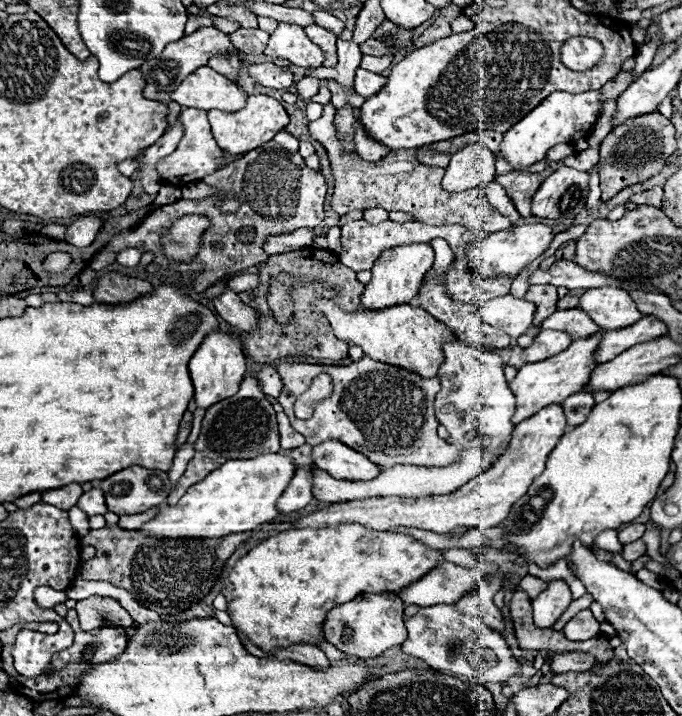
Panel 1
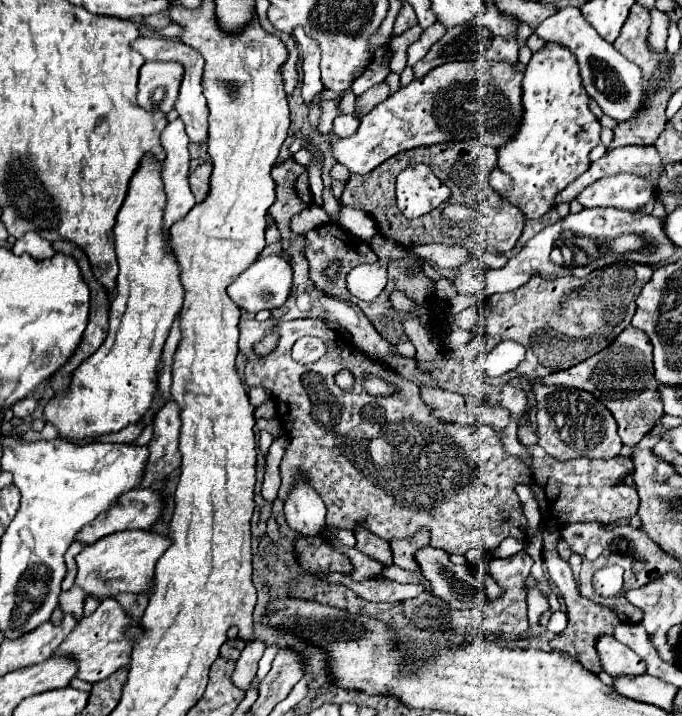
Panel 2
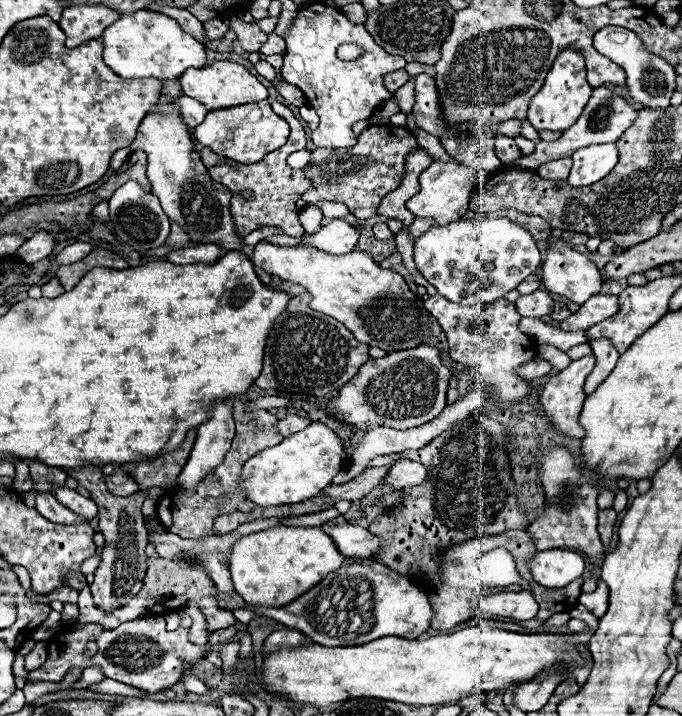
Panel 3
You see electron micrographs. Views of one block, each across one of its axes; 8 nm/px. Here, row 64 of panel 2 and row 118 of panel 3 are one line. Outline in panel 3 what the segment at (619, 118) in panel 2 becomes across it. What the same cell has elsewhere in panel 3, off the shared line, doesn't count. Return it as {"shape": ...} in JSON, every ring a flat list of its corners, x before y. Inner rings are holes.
{"shape":[[602,86,602,88,596,88,582,112,582,116,576,120,574,126,570,126,568,130,562,132,562,136,556,140,556,142,540,142,536,144,536,150,524,158,524,160,512,160,508,164,502,164,500,172,502,170,528,170,528,172,536,172,540,164,544,162,550,162,550,160,560,160,560,158,570,158,578,148,586,148,586,146,592,146,592,144,610,144,610,142,616,142,622,132,626,128,630,128,630,124,634,124,634,120,638,118,638,110,628,104,618,92]]}

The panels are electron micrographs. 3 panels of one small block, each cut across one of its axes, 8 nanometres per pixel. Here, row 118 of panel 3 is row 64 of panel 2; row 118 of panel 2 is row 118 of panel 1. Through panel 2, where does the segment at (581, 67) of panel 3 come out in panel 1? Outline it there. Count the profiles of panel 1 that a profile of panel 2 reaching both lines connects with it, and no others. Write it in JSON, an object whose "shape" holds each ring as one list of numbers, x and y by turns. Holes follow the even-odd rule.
{"shape":[[588,90,582,94,554,92,538,108,528,112,518,124,514,124,502,138,498,158,506,160,512,170,524,170,546,158,546,152,556,144,576,144,580,138,588,138,592,126,598,120,602,94,600,90]]}

